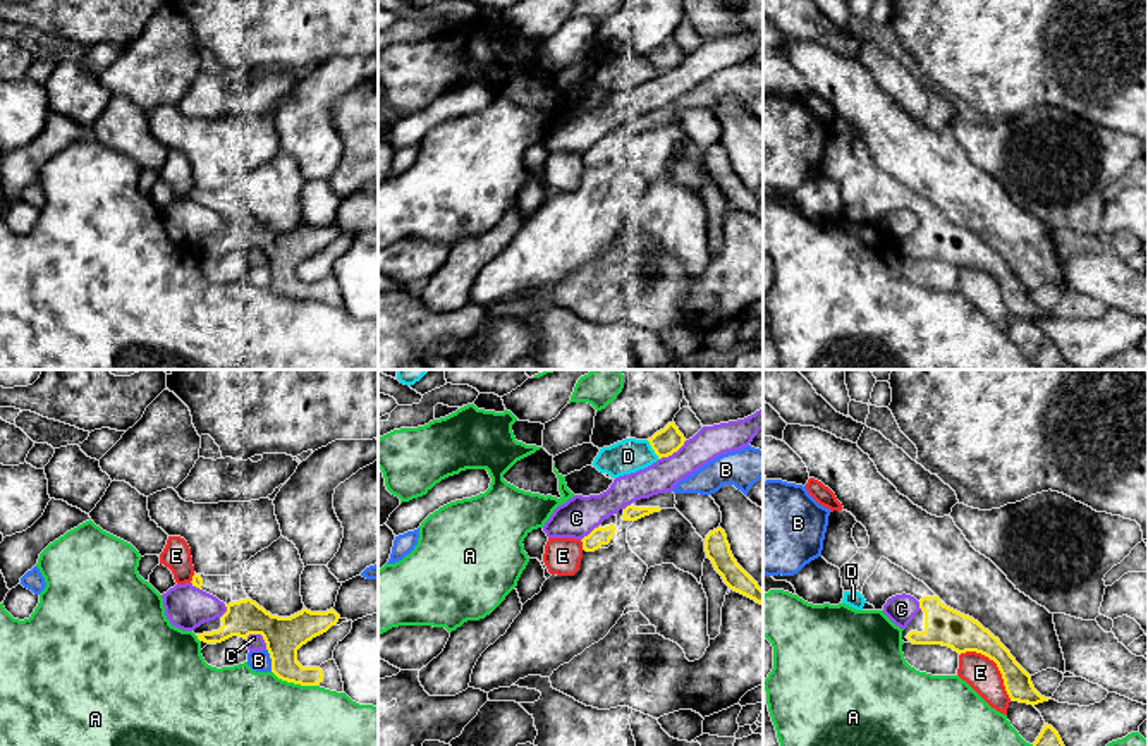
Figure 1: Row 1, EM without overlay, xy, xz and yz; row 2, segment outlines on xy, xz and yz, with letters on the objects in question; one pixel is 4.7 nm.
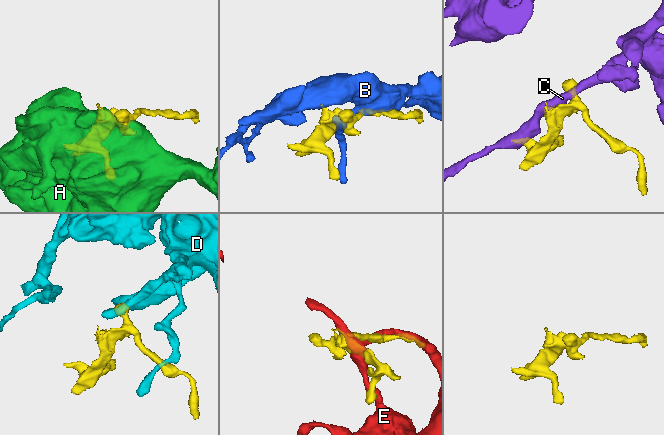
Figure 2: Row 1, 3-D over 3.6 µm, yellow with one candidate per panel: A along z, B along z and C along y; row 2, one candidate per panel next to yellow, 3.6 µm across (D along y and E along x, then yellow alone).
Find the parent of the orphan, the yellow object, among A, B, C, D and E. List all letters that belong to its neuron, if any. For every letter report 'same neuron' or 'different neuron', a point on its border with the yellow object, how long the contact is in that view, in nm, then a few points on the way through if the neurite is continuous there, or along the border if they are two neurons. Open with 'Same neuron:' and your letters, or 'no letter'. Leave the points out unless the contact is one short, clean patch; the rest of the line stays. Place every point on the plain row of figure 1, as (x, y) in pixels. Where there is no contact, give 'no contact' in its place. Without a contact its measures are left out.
Same neuron: no letter
A: different neuron | xy (294, 298) | 220 nm
B: different neuron | xy (272, 275) | 110 nm
C: different neuron | xy (260, 248) | 120 nm
D: different neuron | xz (652, 62) | 110 nm
E: different neuron | yz (995, 277) | 320 nm

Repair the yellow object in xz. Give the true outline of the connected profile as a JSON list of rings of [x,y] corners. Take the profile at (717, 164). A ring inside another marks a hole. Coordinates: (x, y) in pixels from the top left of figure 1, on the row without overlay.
[[[722,143],[710,146],[705,153],[705,167],[711,175],[715,186],[722,191],[724,198],[763,220],[763,205],[758,198],[737,179],[730,167],[730,160],[727,156],[727,150]]]

